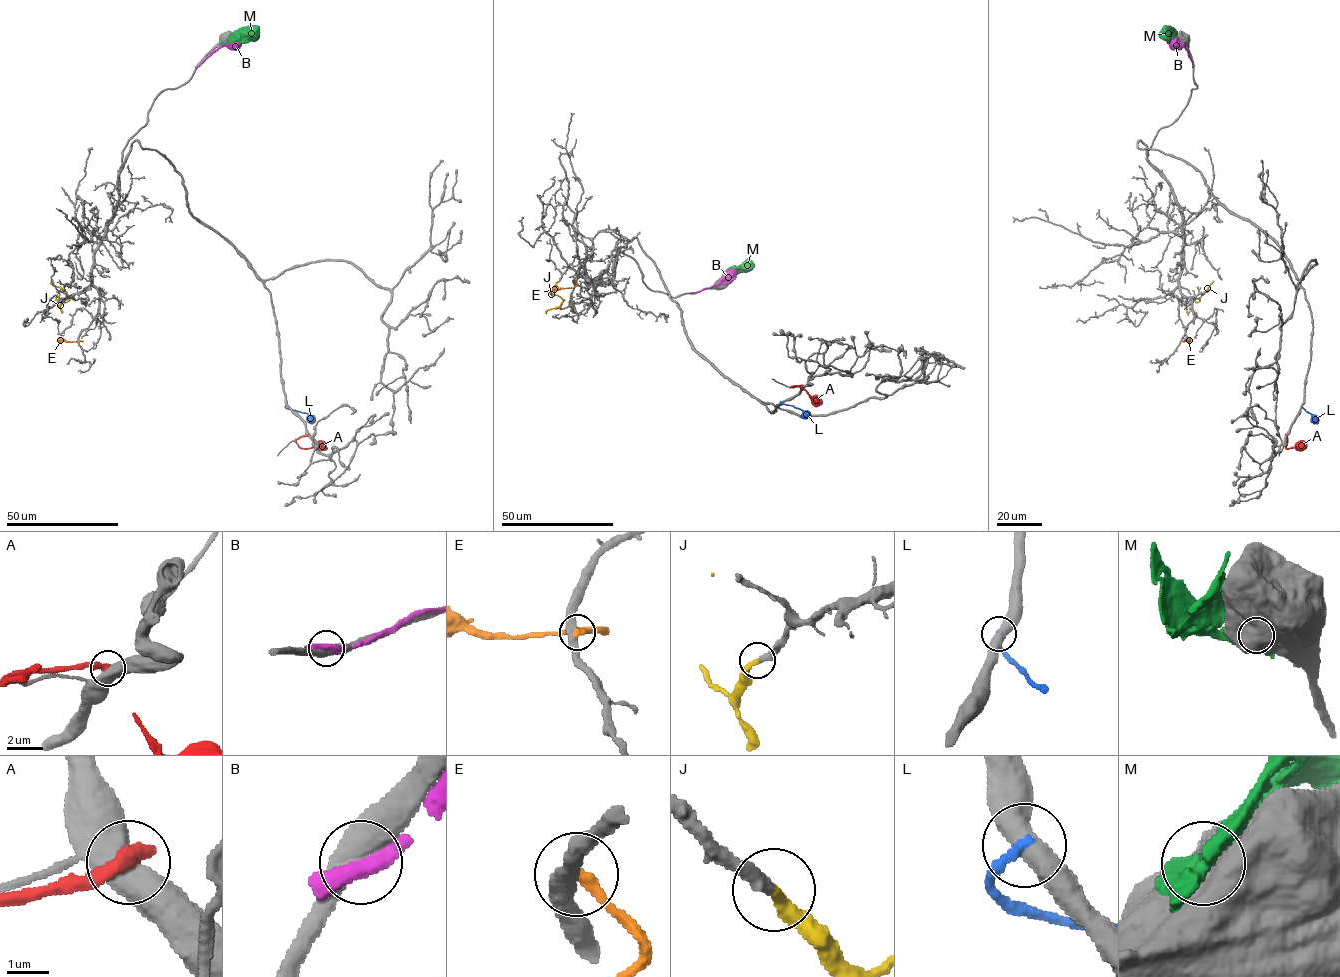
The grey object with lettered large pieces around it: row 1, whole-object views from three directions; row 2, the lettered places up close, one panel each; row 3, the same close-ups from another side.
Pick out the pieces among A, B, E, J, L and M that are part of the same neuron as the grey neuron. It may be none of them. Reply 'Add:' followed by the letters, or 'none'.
Add: J

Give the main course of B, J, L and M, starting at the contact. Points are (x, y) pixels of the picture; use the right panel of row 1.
B: (1192, 66), (1182, 46), (1172, 44)
J: (1182, 301), (1188, 305), (1195, 297), (1197, 302), (1213, 281)
L: (1302, 404), (1317, 423)
M: (1181, 42), (1164, 27)

